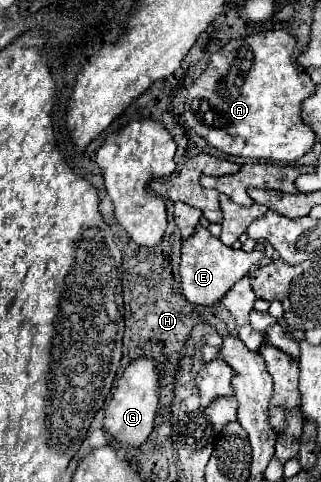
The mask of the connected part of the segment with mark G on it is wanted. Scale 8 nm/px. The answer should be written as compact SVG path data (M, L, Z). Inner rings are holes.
M147 356L133 360L123 370L119 380L115 382L113 396L111 396L109 406L105 410L103 428L107 432L111 432L119 442L125 442L125 444L139 446L141 442L145 442L153 430L153 420L157 414L157 406L159 406L157 390L159 390L159 370L157 370L155 362Z

